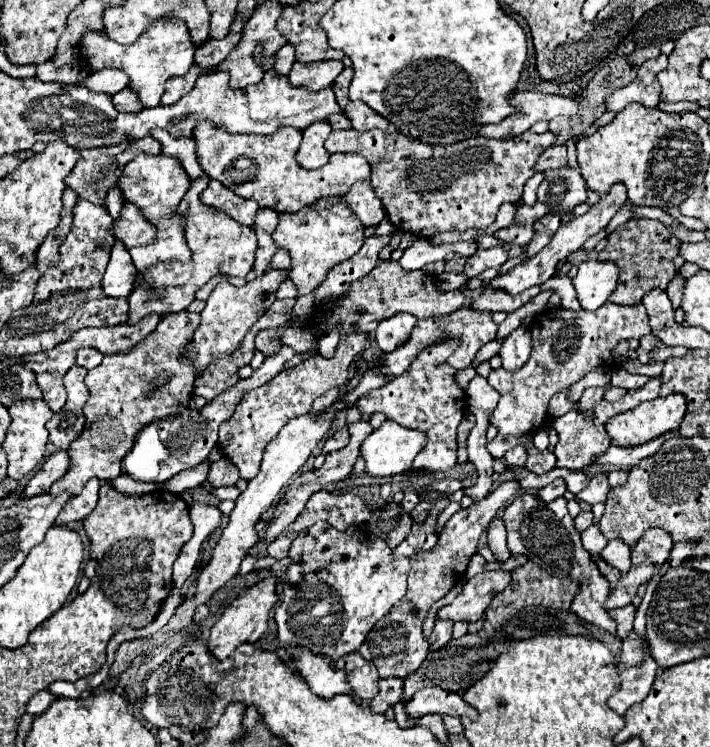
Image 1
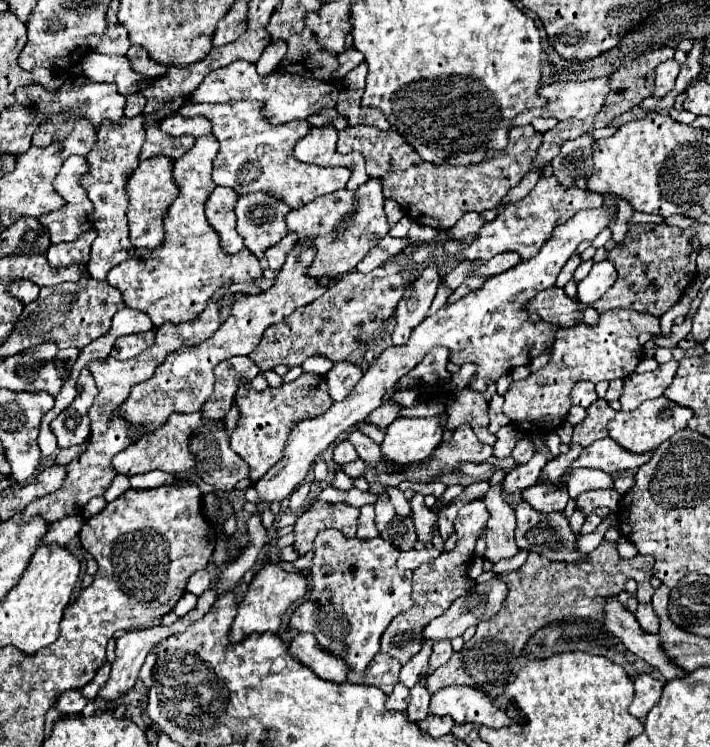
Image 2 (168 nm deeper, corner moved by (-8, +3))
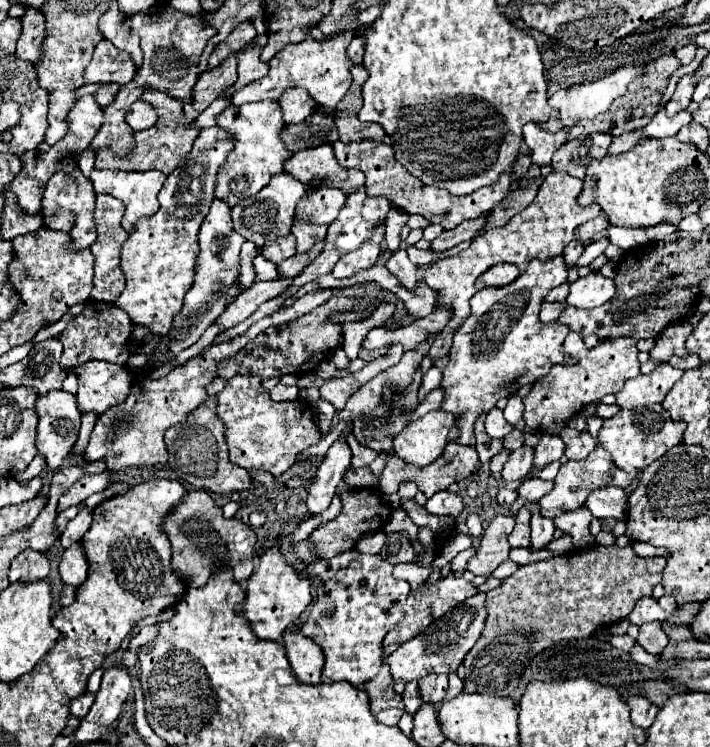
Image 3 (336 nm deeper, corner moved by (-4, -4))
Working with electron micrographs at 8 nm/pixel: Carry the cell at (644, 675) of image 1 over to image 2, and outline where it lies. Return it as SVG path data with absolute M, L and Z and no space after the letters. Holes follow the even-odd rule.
M638 675L634 679L634 701L630 703L628 713L638 719L644 719L648 711L660 701L662 687L664 687L662 681L656 681L650 675Z

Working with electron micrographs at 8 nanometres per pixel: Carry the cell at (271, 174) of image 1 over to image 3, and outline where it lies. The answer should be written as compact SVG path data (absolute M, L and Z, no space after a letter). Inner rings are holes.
M260 100L242 106L230 104L224 112L216 116L216 126L226 130L234 138L234 148L228 154L226 162L220 166L214 194L228 206L236 206L240 200L260 192L268 184L270 176L280 174L284 170L282 164L286 156L290 156L290 152L280 140L280 132L284 130L282 110L278 102L272 100Z

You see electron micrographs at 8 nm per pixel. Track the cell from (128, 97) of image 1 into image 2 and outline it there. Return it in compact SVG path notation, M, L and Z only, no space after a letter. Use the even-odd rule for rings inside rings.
M128 95L126 97L126 107L124 107L124 115L126 117L136 117L142 113L146 101L144 101L144 95Z

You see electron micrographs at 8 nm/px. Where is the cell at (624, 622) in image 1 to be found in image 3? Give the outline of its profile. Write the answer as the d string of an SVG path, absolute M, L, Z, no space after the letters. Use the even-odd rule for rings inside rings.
M650 622L650 624L642 624L640 626L640 634L636 638L636 642L650 654L660 654L664 650L664 646L668 644L668 636L662 630L662 622Z

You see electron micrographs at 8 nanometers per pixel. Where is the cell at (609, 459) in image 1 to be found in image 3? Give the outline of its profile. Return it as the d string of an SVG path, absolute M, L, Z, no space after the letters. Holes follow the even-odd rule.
M596 446L584 460L578 460L578 462L566 462L562 464L556 480L554 480L554 488L544 494L540 498L540 512L542 516L560 516L562 512L568 512L568 510L576 510L580 508L588 494L594 490L594 488L602 488L602 486L618 486L618 488L628 488L632 484L632 480L636 478L638 472L624 472L620 468L616 468L616 464L612 464L612 456L608 456L608 452L602 448L602 446Z

